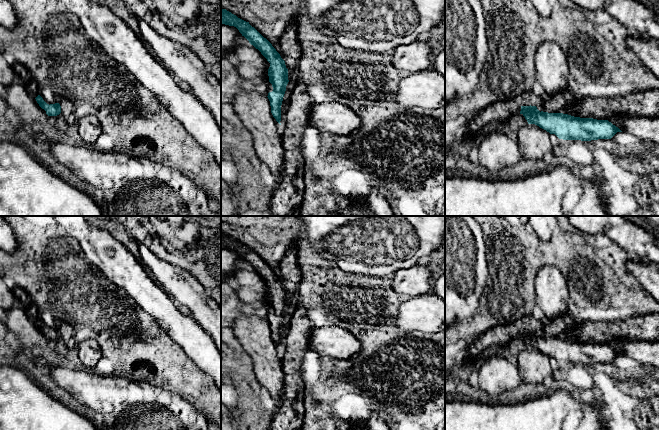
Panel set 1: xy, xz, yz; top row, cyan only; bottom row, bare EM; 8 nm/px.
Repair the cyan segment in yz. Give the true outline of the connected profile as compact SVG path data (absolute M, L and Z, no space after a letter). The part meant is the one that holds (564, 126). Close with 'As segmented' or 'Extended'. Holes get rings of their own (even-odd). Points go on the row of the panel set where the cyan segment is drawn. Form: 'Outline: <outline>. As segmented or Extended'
Outline: M531 105L521 106L520 114L525 117L528 124L535 124L550 134L555 134L559 139L563 140L591 141L598 139L611 139L617 132L622 132L608 120L580 118L563 113L540 112L536 106Z. As segmented

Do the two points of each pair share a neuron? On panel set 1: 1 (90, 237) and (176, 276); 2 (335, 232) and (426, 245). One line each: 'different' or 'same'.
1: different
2: same

